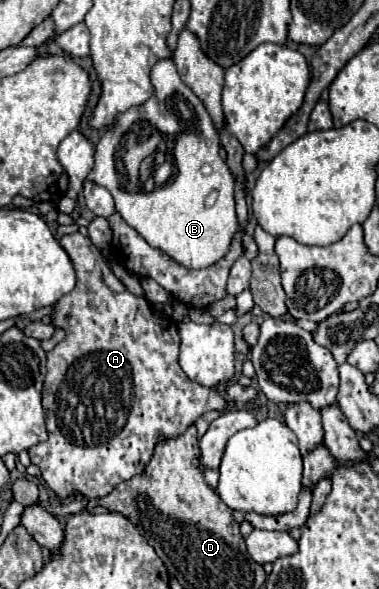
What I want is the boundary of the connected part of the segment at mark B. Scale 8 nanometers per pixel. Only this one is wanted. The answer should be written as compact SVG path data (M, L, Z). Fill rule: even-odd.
M173 60L157 62L151 70L151 82L155 86L155 94L145 104L133 106L127 112L119 114L115 128L105 130L105 134L101 136L95 150L95 164L93 170L87 174L87 180L93 180L97 186L103 186L111 192L117 212L149 242L149 246L165 252L171 260L185 268L207 268L229 252L229 246L239 230L233 198L235 180L227 164L219 158L219 134L205 106L193 94L193 90L181 82ZM149 156L155 160L155 172L149 172L149 176L141 176L141 162ZM159 166L163 166L165 170L157 172ZM213 192L213 204L205 204Z

